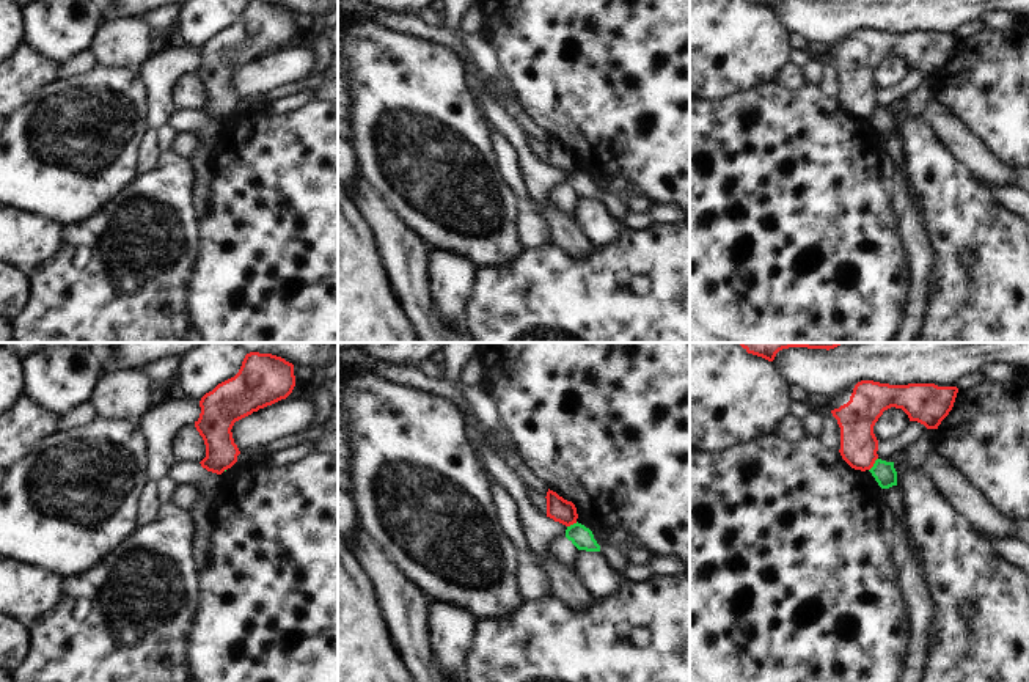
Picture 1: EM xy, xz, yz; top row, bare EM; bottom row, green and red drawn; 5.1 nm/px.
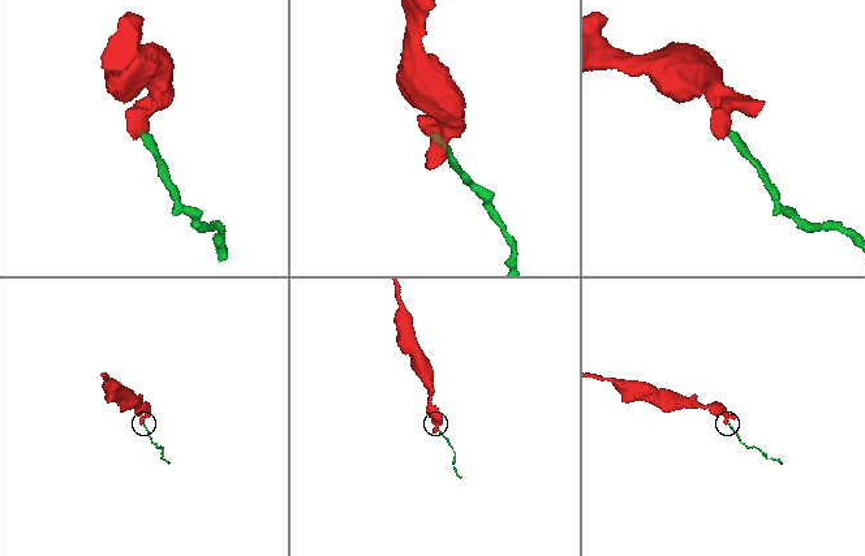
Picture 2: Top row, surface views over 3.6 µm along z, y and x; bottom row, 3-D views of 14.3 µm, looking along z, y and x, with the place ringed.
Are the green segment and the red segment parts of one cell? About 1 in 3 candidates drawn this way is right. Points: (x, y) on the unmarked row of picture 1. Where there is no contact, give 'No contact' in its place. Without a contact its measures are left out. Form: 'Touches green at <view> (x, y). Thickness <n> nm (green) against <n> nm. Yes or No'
Touches green at yz (874, 112). Thickness 120 nm (green) against 190 nm. No.

